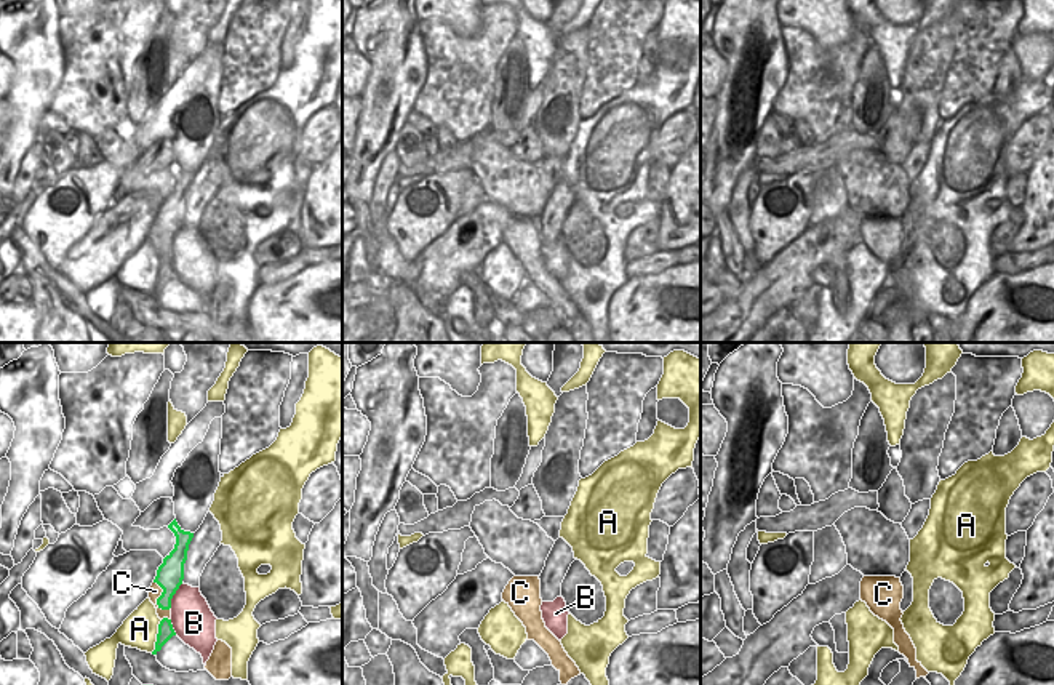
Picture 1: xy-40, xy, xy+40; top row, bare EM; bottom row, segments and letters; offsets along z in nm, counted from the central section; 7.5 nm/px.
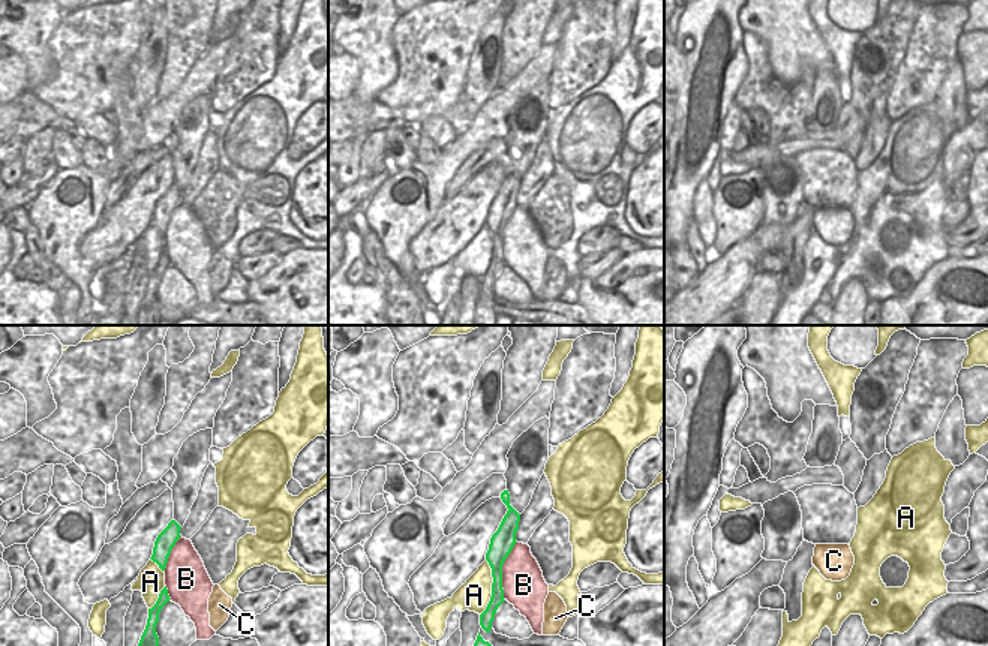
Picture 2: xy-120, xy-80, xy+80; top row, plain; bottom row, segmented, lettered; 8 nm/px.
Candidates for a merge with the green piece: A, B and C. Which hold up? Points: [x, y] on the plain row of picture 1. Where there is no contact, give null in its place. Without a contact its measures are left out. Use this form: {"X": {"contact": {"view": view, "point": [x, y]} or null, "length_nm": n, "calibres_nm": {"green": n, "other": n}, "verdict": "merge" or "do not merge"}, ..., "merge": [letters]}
{"A": {"contact": {"view": "xy-40", "point": [157, 277]}, "length_nm": 260, "calibres_nm": {"green": 120, "other": 280}, "verdict": "do not merge"}, "B": {"contact": {"view": "xy-40", "point": [173, 236]}, "length_nm": 220, "calibres_nm": {"green": 200, "other": 320}, "verdict": "do not merge"}, "C": {"contact": {"view": "xy-40", "point": [157, 240]}, "length_nm": 260, "calibres_nm": {"green": 200, "other": 100}, "verdict": "do not merge"}, "merge": []}

